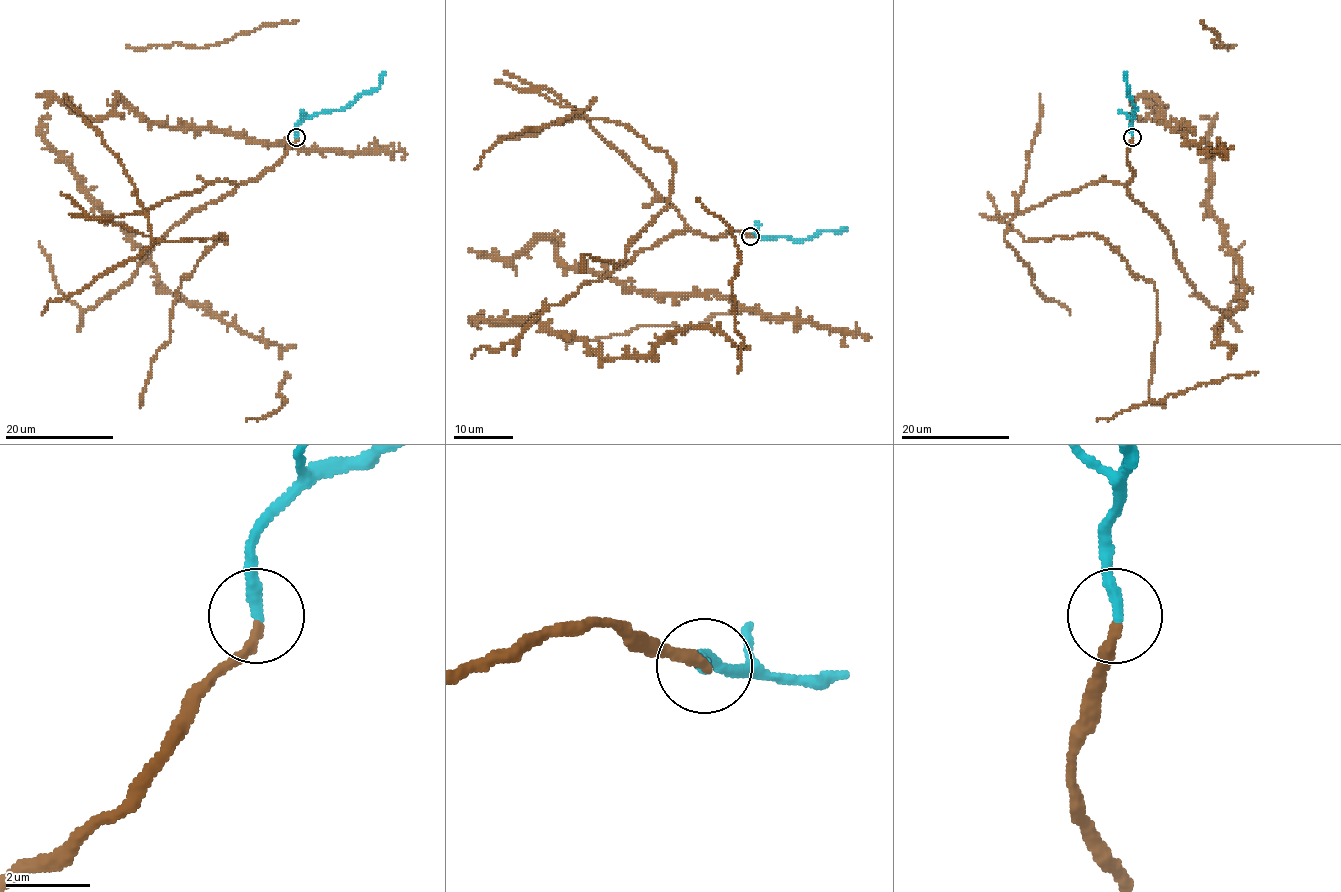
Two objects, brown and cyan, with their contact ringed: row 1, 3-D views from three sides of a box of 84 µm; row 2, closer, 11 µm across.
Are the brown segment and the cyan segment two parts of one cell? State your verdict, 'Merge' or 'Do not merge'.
Merge

